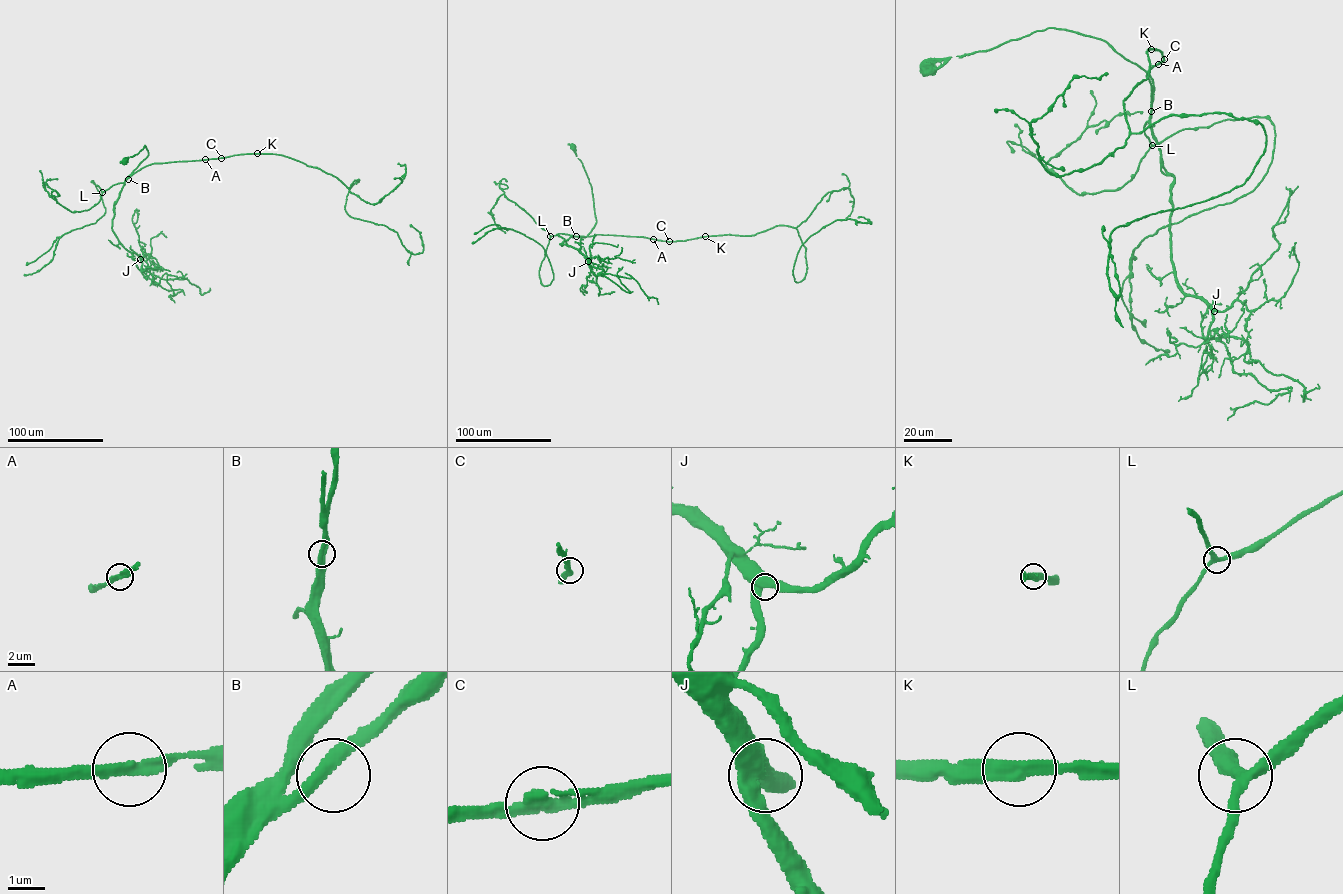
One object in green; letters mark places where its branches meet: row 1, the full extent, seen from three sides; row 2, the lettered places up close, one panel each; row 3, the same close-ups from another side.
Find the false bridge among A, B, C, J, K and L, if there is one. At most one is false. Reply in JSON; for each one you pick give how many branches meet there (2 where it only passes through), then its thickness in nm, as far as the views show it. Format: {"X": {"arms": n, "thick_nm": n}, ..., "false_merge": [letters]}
{"false_merge": []}

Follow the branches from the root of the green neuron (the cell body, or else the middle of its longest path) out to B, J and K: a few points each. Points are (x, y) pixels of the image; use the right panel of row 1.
B: (927, 68), (942, 59), (987, 51), (1037, 31), (1063, 28), (1104, 40), (1140, 66), (1153, 85), (1151, 111)
J: (927, 68), (1048, 28), (1104, 40), (1140, 66), (1153, 85), (1160, 163), (1173, 177), (1175, 280), (1214, 311)
K: (927, 68), (1063, 28), (1104, 40), (1140, 66), (1153, 85), (1151, 111), (1147, 74), (1164, 59), (1151, 49)

